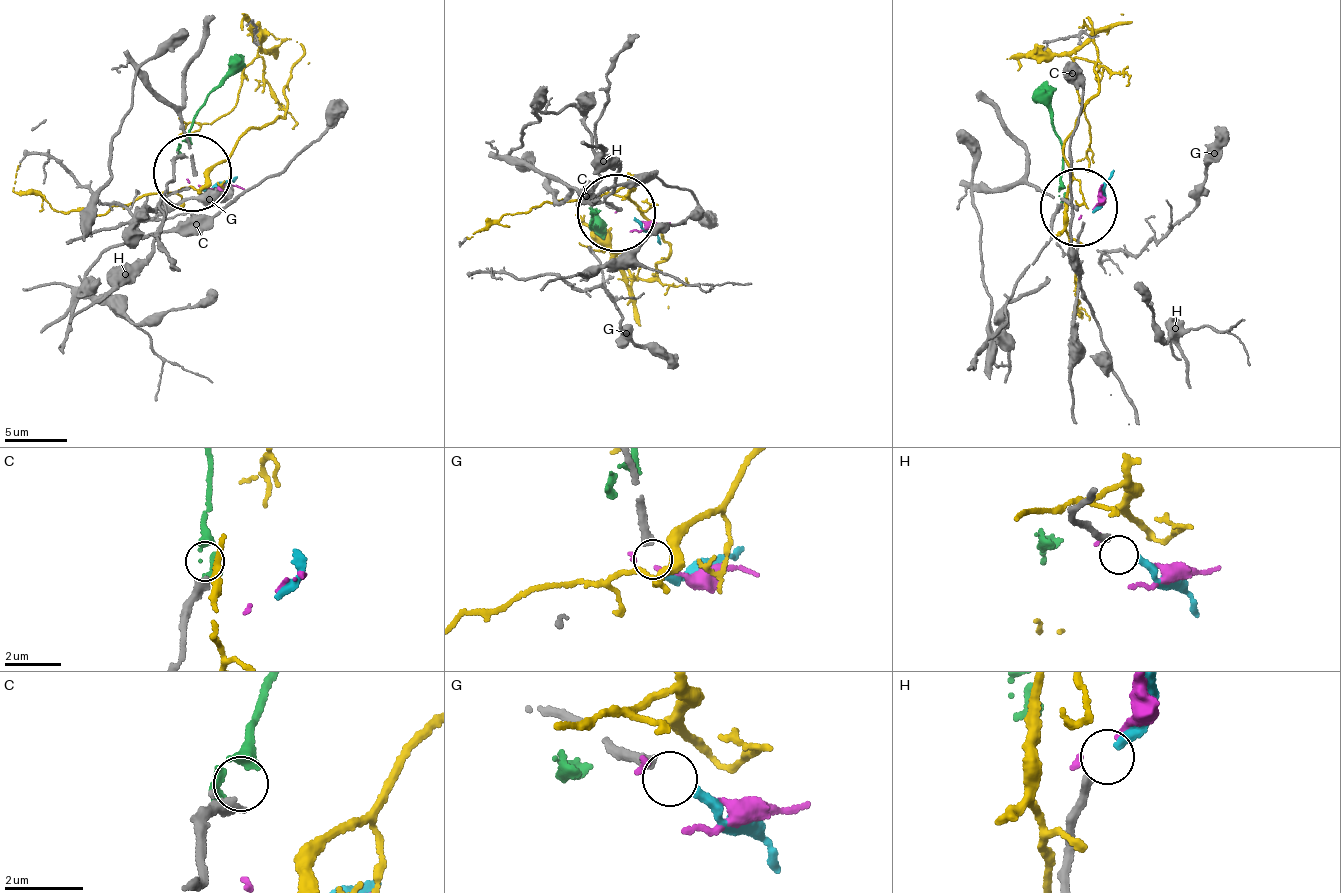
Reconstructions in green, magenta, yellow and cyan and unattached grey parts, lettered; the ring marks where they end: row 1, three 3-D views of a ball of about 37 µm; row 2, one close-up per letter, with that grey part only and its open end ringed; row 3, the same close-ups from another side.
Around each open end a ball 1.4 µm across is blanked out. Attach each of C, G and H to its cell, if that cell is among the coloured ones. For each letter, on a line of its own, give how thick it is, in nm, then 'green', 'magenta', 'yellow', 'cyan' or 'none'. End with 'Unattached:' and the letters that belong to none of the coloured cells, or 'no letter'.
C: 340 nm | green
G: 280 nm | none
H: 220 nm | cyan
Unattached: G

